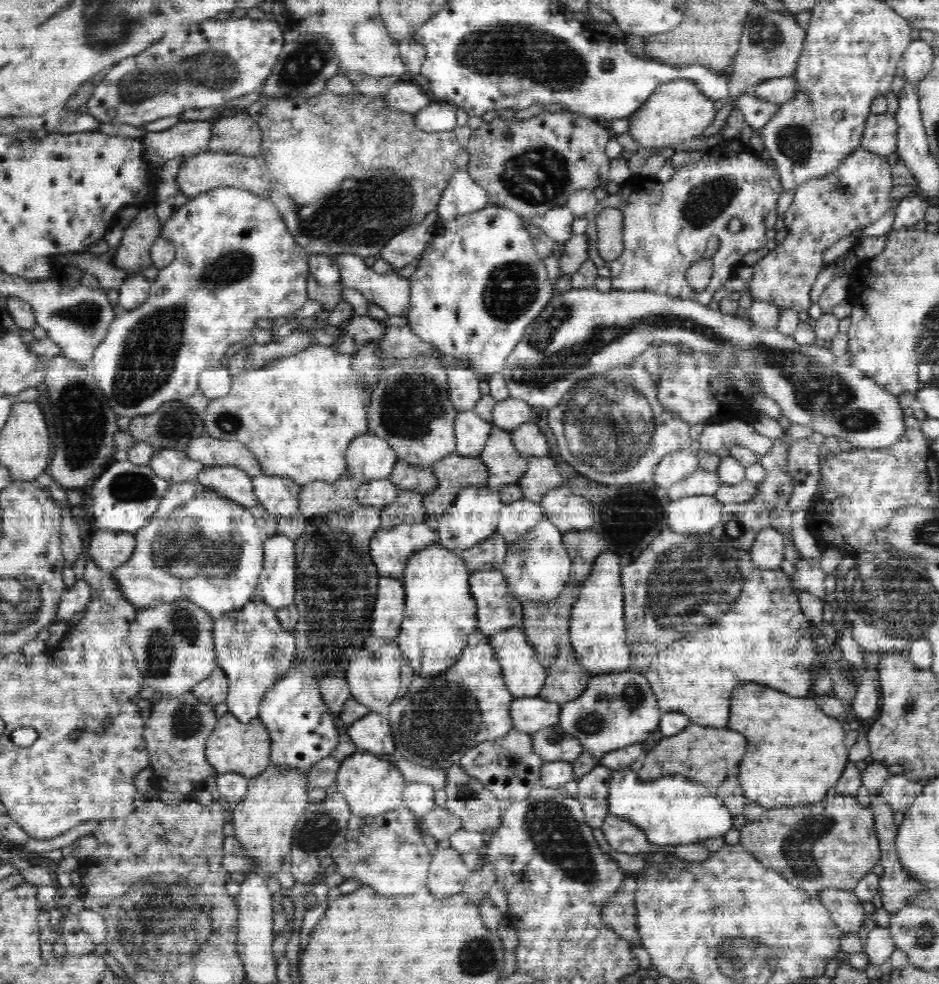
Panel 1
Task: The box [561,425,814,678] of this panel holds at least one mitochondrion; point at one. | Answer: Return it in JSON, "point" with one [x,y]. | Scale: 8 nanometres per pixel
{"point":[694,580]}

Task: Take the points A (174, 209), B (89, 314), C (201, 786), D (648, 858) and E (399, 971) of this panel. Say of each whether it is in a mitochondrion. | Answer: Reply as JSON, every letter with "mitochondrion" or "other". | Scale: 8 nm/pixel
{"A":"other","B":"mitochondrion","C":"other","D":"other","E":"other"}

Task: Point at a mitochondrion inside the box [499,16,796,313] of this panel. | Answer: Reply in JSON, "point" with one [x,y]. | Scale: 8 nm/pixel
{"point":[705,201]}

